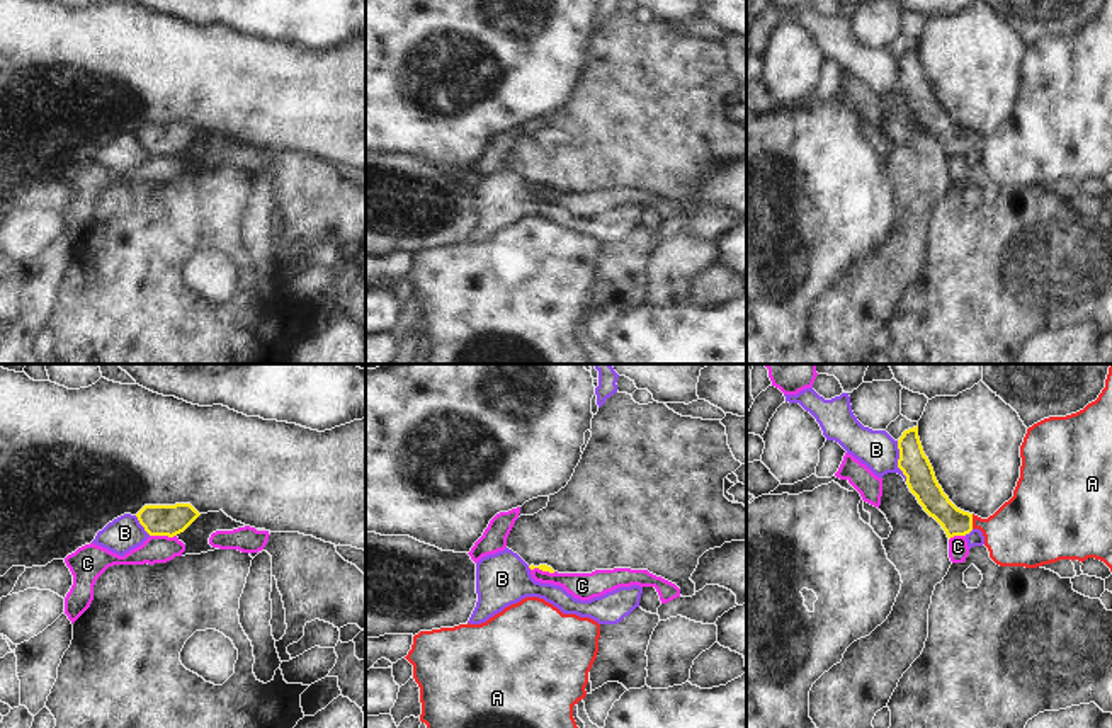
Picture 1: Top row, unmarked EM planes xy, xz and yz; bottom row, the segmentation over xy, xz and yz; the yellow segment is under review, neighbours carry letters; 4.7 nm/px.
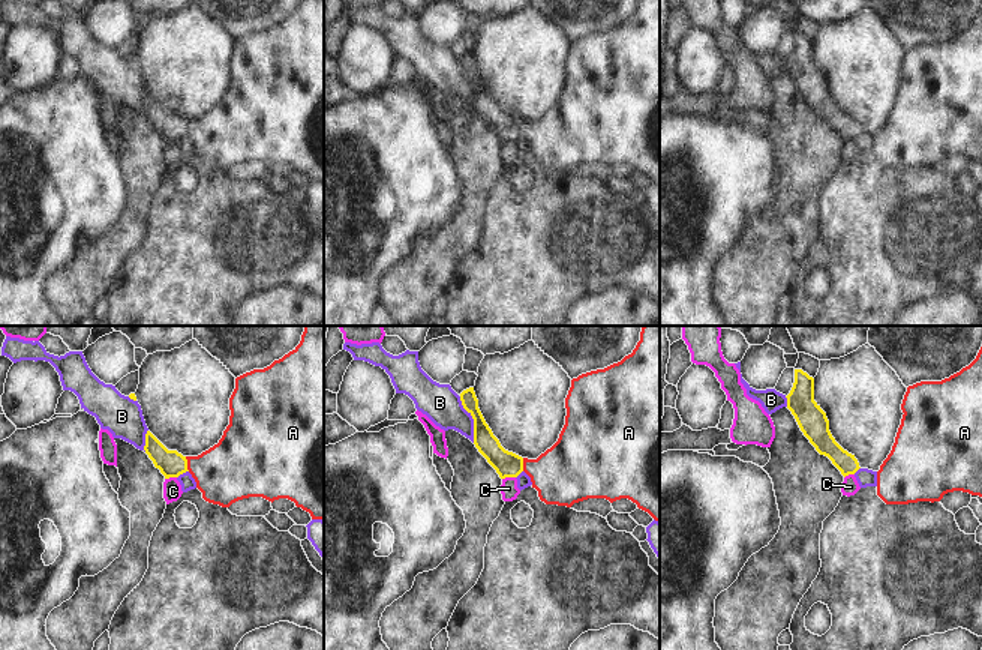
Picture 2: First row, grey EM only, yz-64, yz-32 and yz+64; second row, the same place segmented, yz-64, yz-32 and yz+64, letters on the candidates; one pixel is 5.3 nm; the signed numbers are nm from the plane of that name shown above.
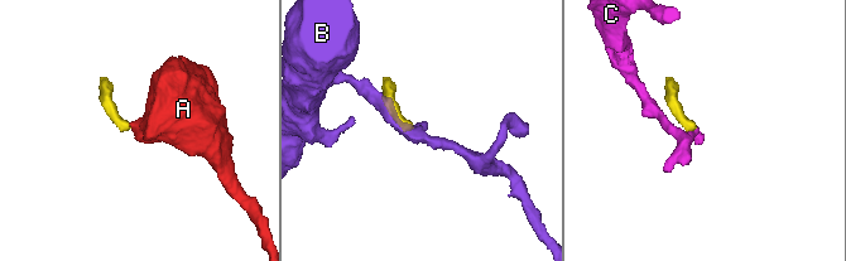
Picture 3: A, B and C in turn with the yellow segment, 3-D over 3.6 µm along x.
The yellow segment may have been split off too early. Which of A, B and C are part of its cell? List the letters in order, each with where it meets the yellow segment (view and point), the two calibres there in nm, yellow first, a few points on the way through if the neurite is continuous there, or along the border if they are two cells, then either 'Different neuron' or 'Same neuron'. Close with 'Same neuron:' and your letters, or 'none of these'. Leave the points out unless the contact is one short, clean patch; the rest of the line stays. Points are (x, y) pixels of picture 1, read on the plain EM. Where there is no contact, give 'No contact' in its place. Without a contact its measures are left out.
A: Touches yellow at yz (971, 140). Thickness 130 nm (yellow) against 320 nm. Path across: yz (929, 113), (956, 140), (971, 140), (1007, 152), (1022, 152). Same neuron
B: Touches yellow at yz (898, 80). Thickness 140 nm (yellow) against 180 nm. Different neuron
C: Touches yellow at xy (164, 153). Thickness 140 nm (yellow) against 130 nm. Boundary: xy (150, 153), (175, 155). Different neuron
Same neuron: A.

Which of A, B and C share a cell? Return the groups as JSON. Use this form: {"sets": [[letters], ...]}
{"sets": [["A"], ["B"], ["C"]]}

